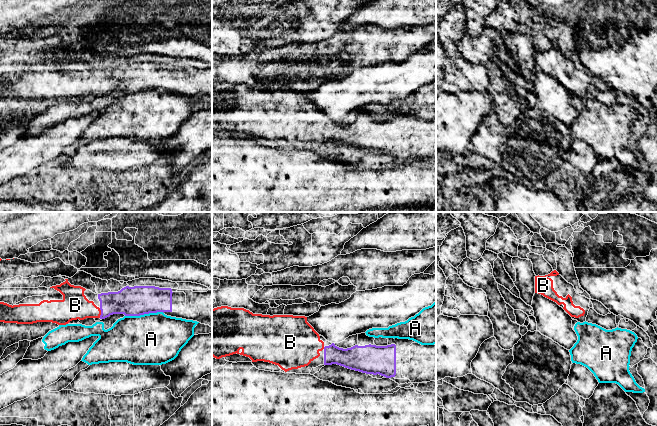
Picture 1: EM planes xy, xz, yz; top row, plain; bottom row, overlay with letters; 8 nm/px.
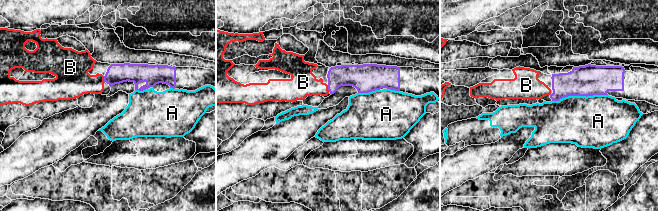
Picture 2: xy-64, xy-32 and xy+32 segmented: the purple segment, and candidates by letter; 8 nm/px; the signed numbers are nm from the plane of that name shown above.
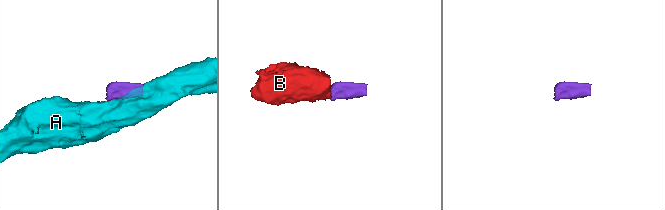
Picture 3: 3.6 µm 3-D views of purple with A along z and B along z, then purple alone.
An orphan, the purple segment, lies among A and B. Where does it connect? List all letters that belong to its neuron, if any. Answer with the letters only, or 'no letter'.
B

